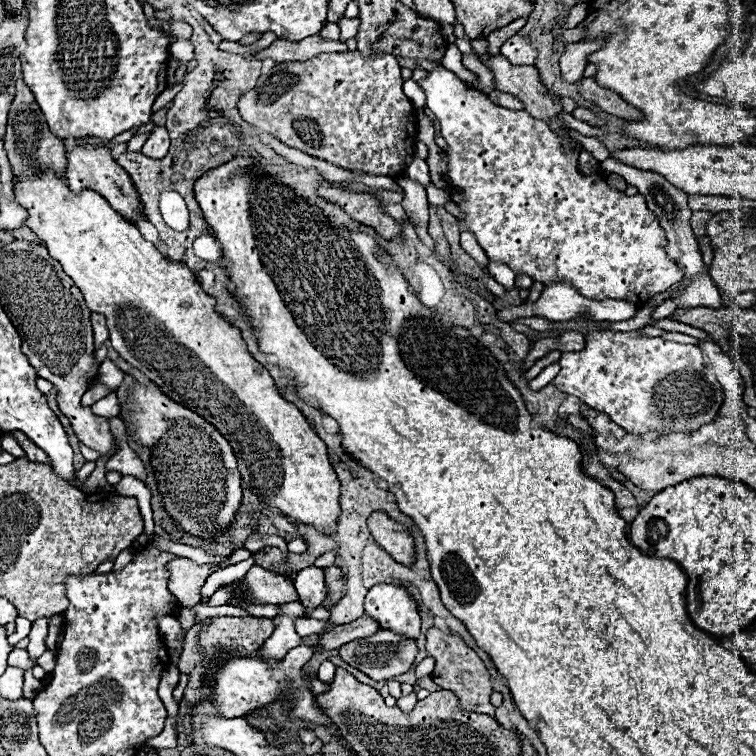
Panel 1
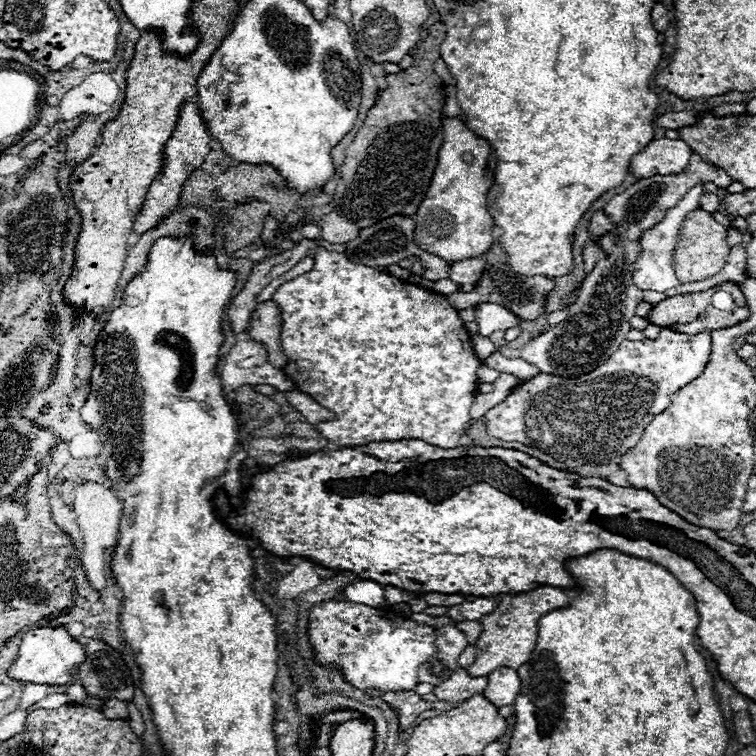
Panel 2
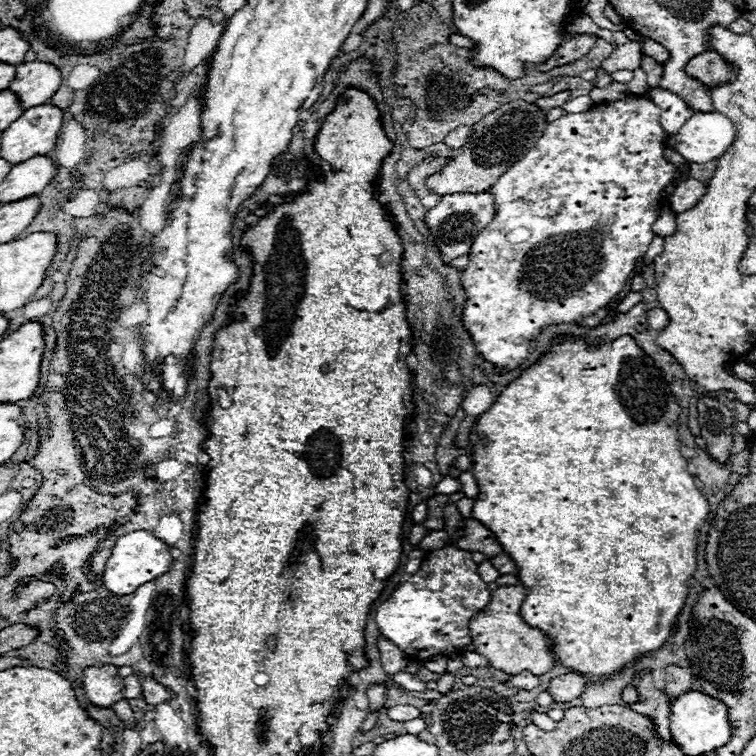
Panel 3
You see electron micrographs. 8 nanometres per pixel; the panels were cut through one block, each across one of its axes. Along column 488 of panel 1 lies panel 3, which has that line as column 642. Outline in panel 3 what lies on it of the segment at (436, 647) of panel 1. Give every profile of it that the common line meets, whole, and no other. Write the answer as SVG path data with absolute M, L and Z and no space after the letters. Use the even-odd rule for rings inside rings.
M640 674L638 694L640 694L640 702L632 704L630 710L650 718L658 738L662 738L664 742L672 742L670 718L668 718L670 716L670 704L666 700L666 696L660 690L654 688L654 682L652 682L650 674Z

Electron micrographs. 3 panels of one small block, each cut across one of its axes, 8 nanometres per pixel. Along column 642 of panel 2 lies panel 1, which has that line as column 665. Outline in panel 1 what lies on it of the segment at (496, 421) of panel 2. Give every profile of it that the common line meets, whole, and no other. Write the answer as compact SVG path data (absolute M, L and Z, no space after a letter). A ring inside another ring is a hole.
M590 330L586 334L586 346L580 352L566 352L560 358L560 372L554 378L554 386L568 396L578 396L590 408L608 414L616 424L632 434L644 434L648 430L660 432L690 432L712 420L724 402L722 386L716 382L714 372L704 364L702 350L694 344L678 344L664 338L648 338L638 330Z

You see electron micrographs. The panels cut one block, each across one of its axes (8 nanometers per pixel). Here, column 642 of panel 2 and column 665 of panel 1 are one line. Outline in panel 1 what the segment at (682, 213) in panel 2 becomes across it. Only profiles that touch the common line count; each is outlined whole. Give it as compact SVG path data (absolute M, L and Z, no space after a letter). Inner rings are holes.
M440 68L440 70L430 70L426 78L418 80L420 88L424 90L426 94L426 108L434 112L434 116L438 118L440 126L442 126L442 136L446 138L448 142L448 158L450 158L450 164L448 164L448 176L450 176L450 184L452 186L458 186L464 190L466 194L466 202L460 202L458 206L468 214L466 220L458 220L458 226L460 228L470 228L478 240L478 244L484 248L486 256L496 260L496 262L504 262L508 264L516 274L528 274L530 278L542 282L542 284L548 284L552 280L568 280L572 282L582 296L590 298L590 300L604 300L604 298L614 298L614 300L624 300L624 302L630 302L630 304L644 304L646 298L650 300L654 294L658 292L664 292L668 290L670 286L674 286L676 282L680 282L684 278L684 270L674 264L670 260L670 256L666 254L666 232L660 228L658 224L658 218L656 214L646 206L646 200L644 196L626 196L624 192L618 192L614 188L610 188L604 178L600 174L592 174L592 176L582 176L578 172L578 152L580 150L572 150L570 146L564 146L562 144L562 136L558 136L556 132L550 130L550 126L544 122L544 120L538 120L538 118L532 118L526 110L506 110L506 108L500 108L496 104L492 104L488 100L486 94L474 90L474 88L468 88L462 80L458 80L458 76L446 68Z

